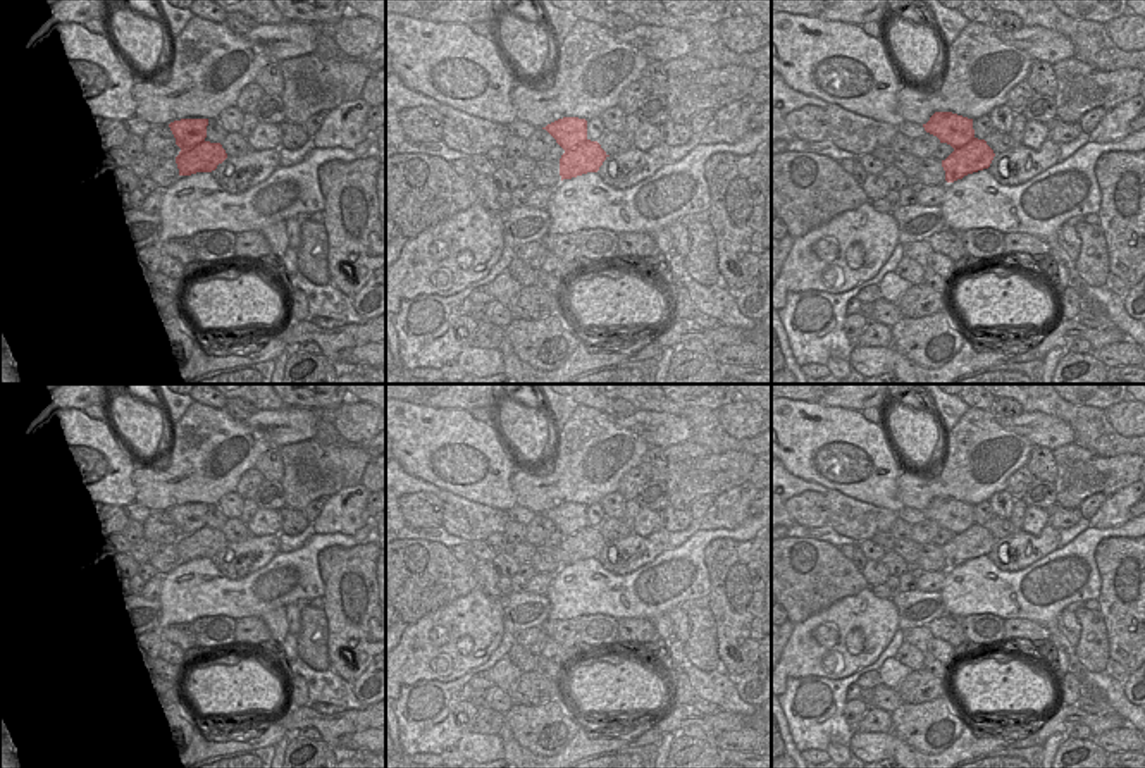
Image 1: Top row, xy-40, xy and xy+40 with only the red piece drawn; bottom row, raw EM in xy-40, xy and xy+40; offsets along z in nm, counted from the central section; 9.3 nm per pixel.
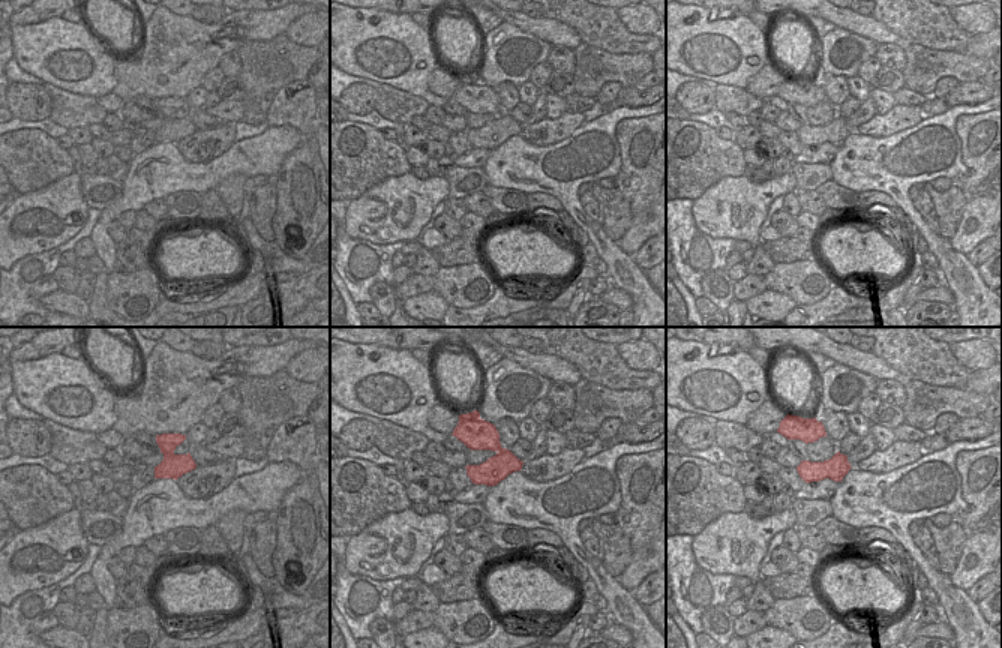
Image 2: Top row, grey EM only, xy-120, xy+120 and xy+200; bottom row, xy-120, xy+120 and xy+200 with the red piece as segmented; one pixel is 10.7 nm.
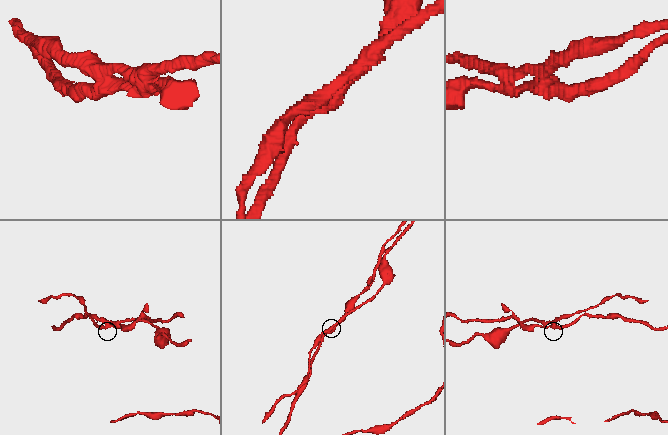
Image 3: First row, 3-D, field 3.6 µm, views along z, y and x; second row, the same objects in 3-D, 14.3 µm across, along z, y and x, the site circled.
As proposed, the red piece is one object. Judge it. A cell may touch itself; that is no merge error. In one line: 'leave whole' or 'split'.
split

